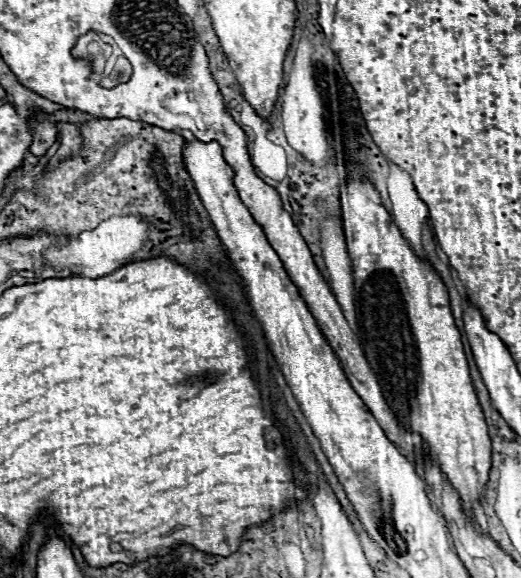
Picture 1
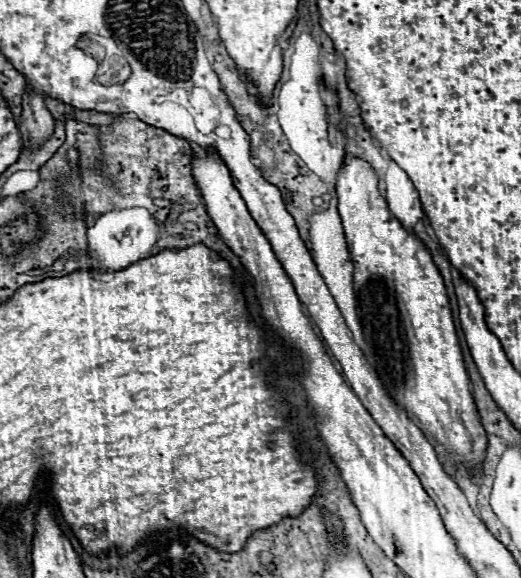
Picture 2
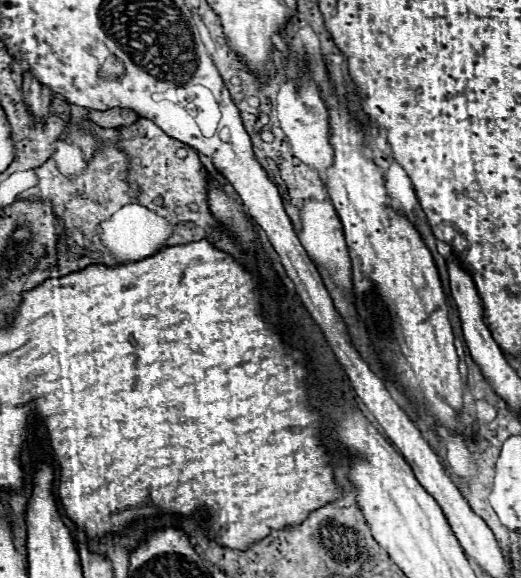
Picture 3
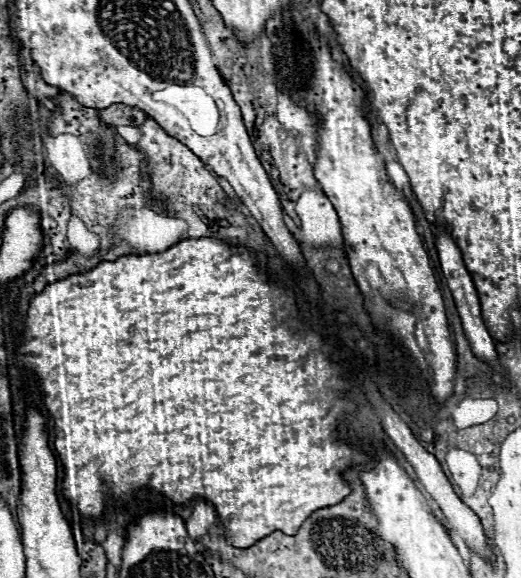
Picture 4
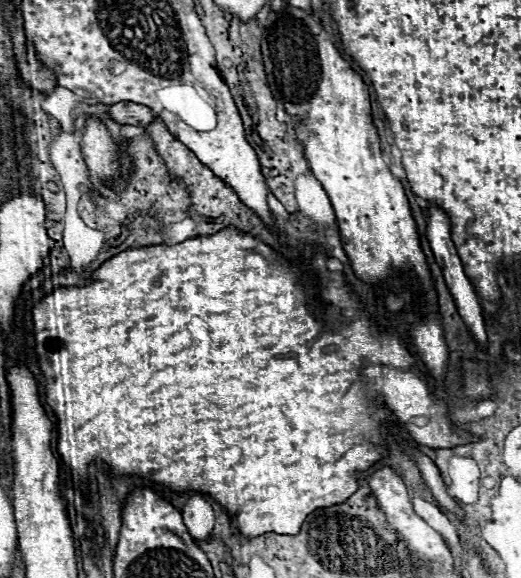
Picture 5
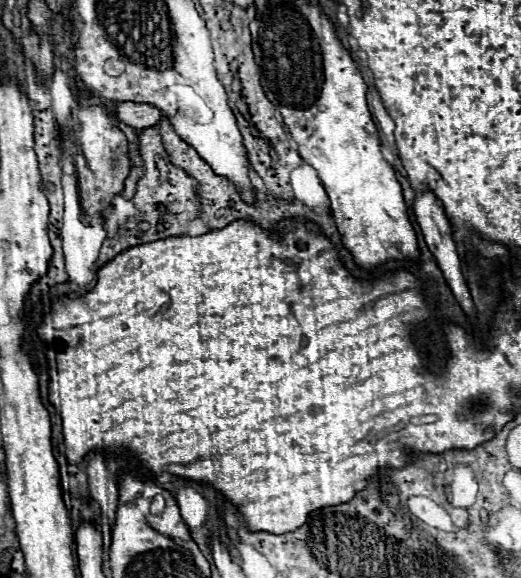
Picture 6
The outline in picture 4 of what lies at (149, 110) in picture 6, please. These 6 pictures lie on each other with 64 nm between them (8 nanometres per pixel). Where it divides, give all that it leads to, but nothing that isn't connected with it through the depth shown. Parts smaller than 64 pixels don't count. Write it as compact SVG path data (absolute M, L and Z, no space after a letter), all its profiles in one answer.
M114 104L98 112L98 120L108 126L140 126L146 118L142 110L126 104Z

